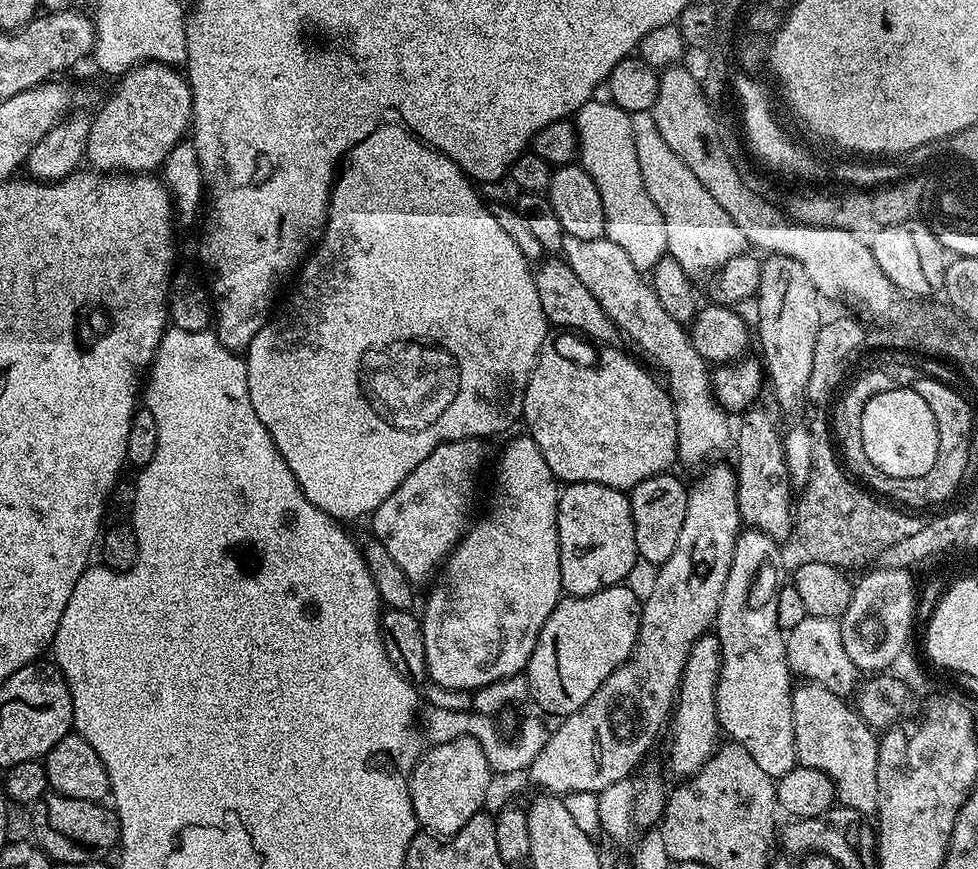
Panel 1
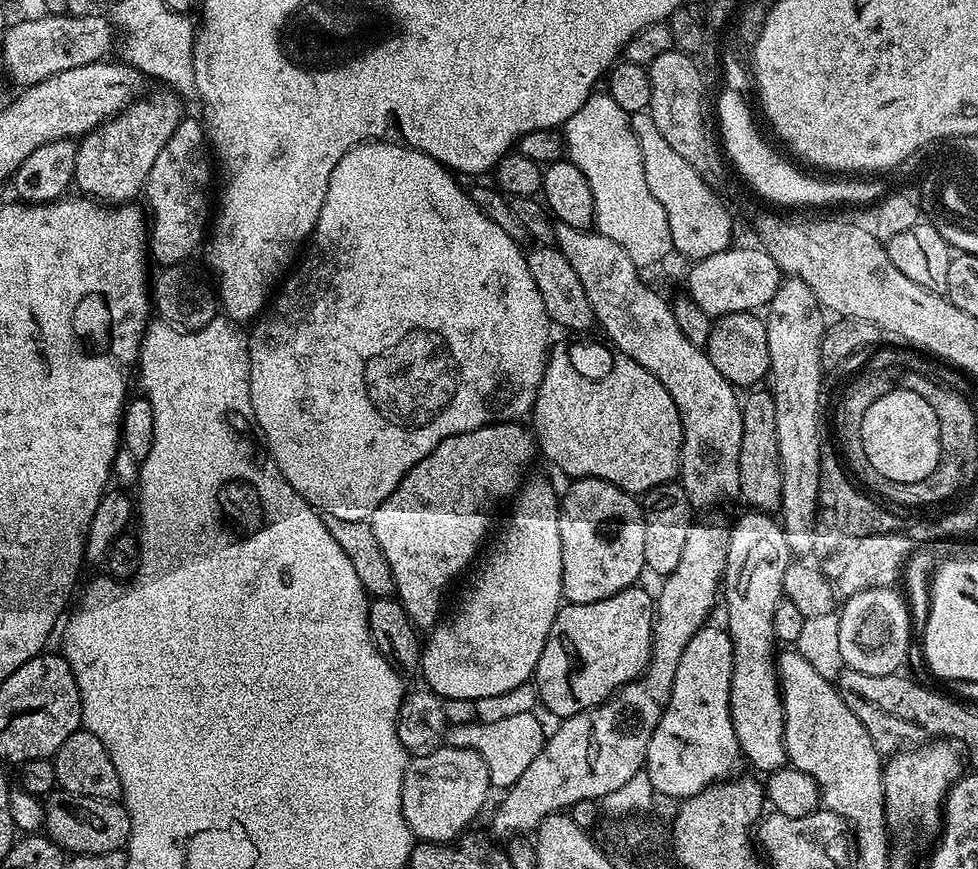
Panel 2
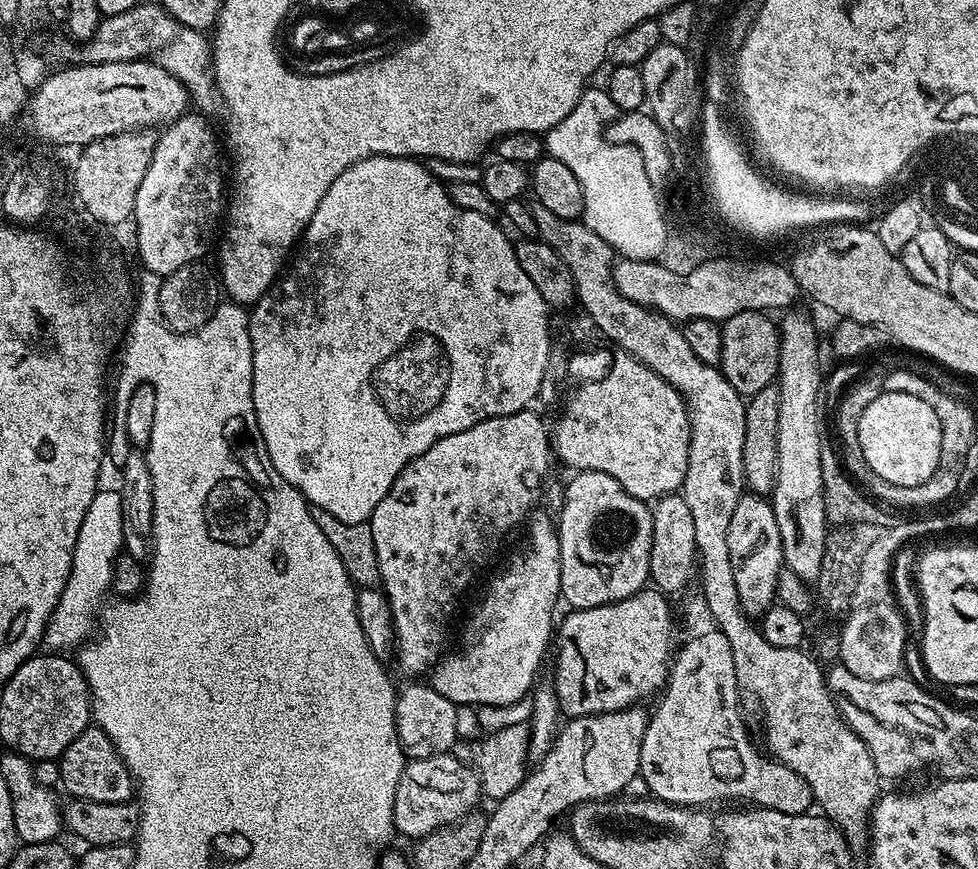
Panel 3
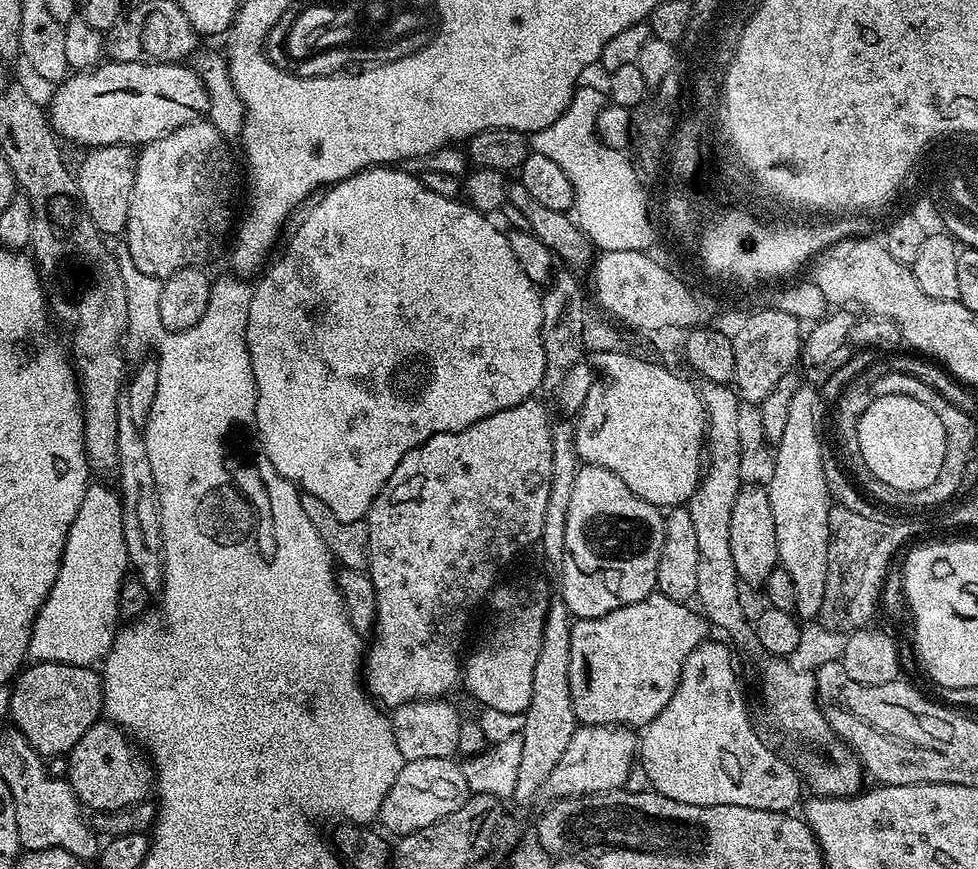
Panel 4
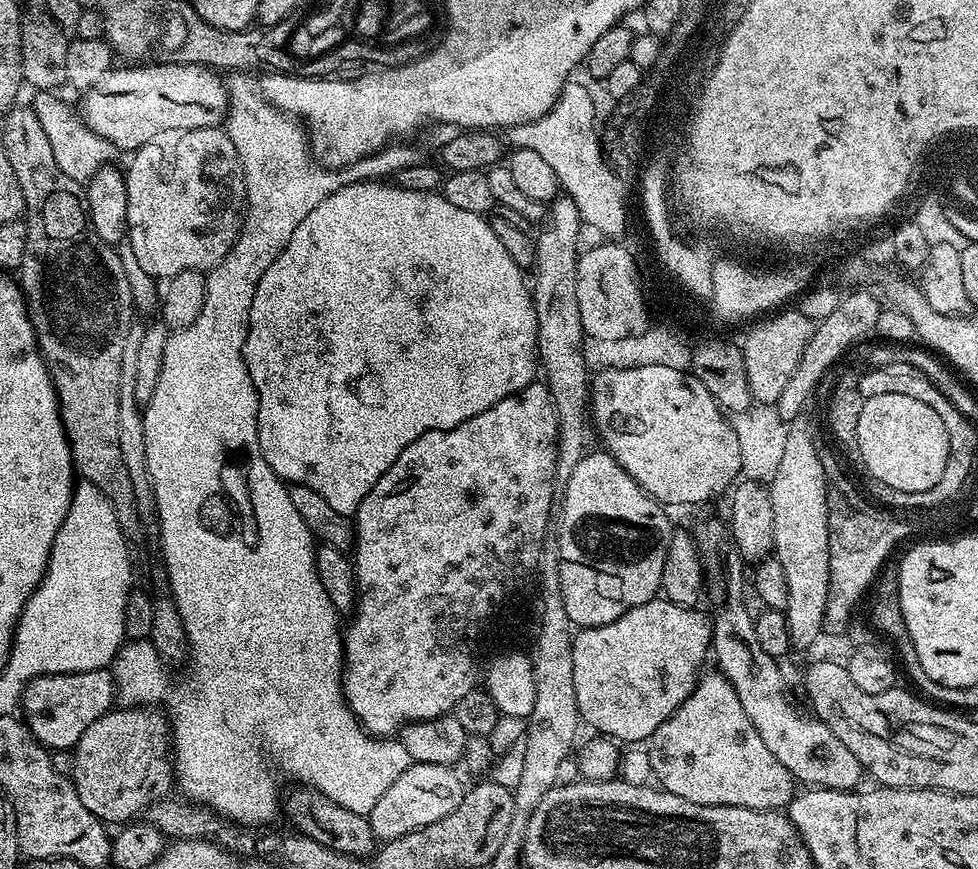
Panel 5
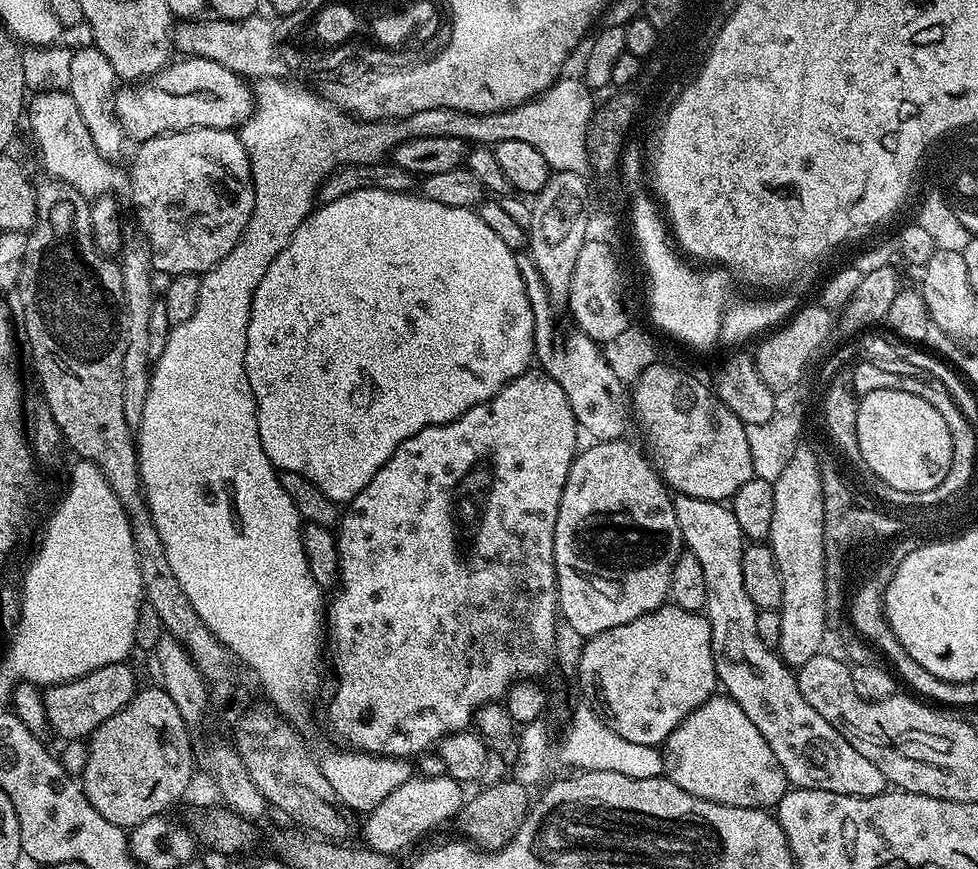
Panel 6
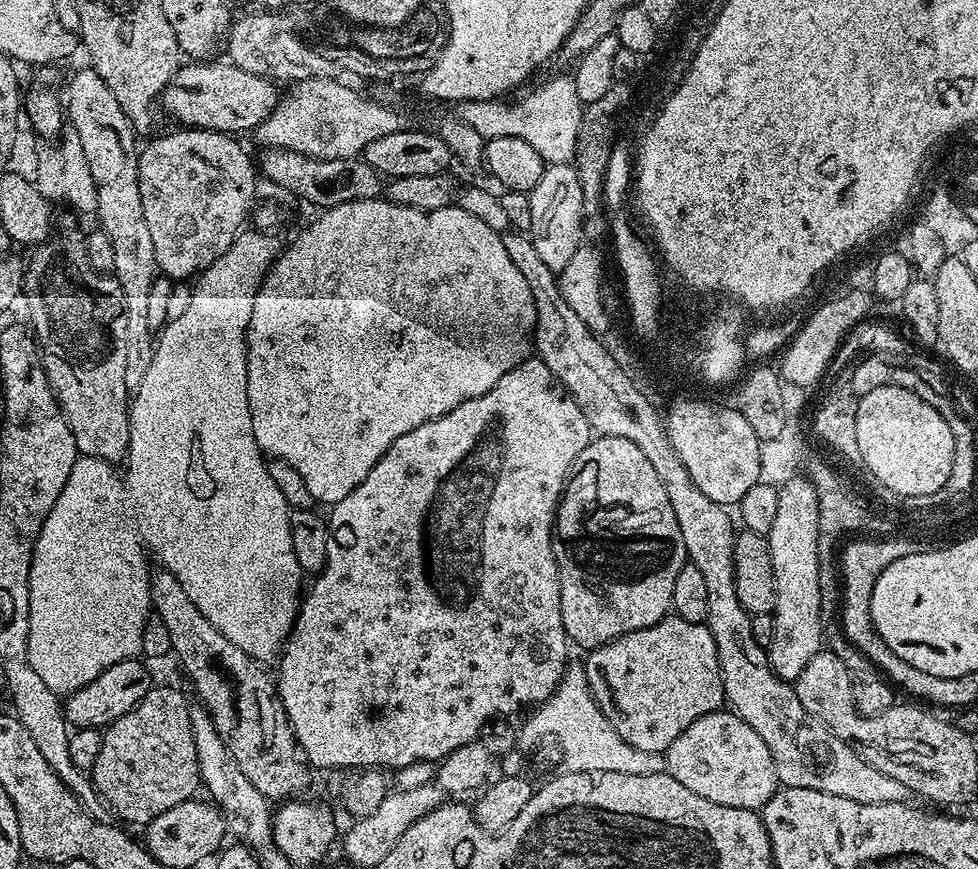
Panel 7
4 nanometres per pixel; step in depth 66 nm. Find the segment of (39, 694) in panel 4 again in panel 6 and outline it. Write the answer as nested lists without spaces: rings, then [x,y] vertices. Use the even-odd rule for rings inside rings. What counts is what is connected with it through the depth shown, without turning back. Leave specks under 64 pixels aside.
[[[121,662],[102,666],[82,678],[51,685],[44,692],[49,729],[53,733],[57,732],[61,741],[83,740],[91,736],[93,730],[110,718],[110,714],[118,714],[118,710],[122,710],[136,697],[138,683],[130,665]]]

